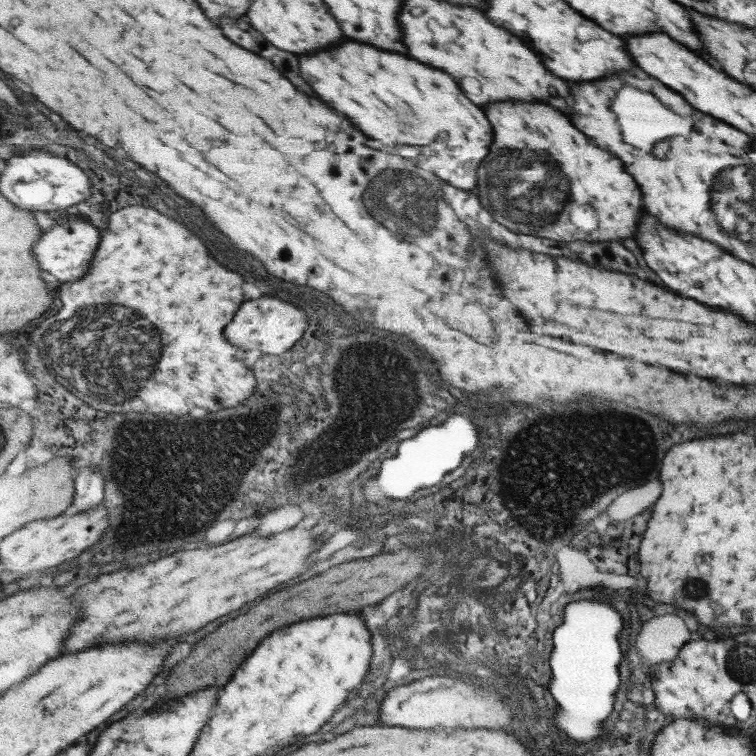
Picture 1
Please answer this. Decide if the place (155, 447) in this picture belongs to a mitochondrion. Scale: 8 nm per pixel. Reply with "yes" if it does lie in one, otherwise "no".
yes

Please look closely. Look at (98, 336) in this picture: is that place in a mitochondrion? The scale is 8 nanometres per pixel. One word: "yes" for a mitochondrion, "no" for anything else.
yes

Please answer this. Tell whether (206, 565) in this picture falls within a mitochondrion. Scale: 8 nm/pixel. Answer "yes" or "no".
no

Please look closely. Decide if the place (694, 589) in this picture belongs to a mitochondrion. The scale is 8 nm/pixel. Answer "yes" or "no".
yes

